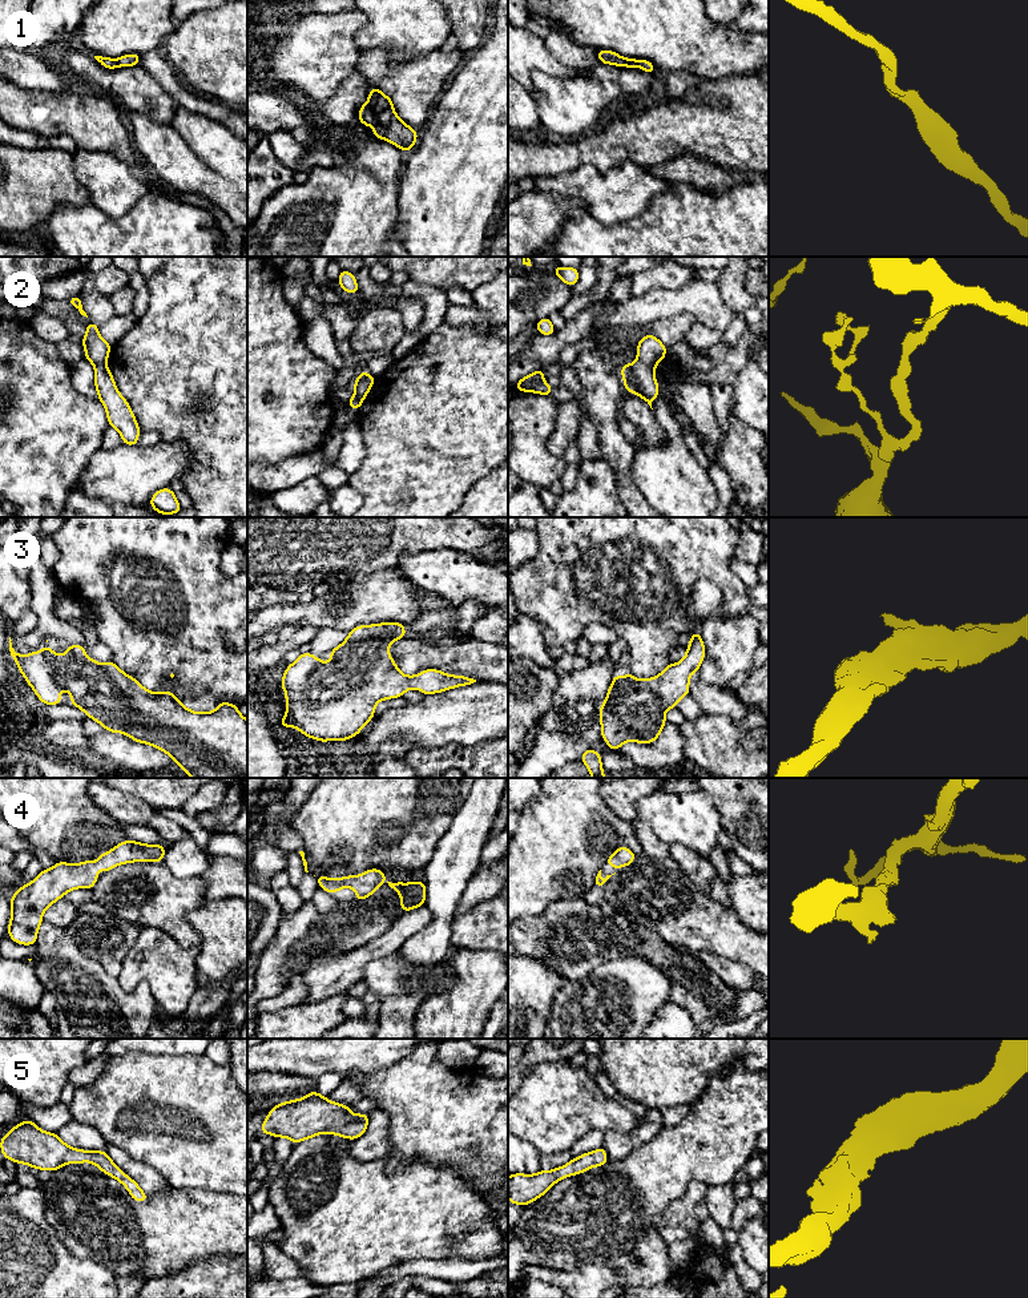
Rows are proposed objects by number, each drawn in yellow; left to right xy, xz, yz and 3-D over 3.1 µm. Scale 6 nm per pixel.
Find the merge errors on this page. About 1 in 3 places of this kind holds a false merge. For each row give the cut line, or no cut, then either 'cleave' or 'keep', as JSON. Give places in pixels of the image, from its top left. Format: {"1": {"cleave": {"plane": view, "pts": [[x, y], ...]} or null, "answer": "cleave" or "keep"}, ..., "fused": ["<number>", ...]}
{"1": {"cleave": null, "answer": "keep"}, "2": {"cleave": {"plane": "yz", "pts": [[637, 358], [653, 369]]}, "answer": "cleave"}, "3": {"cleave": null, "answer": "keep"}, "4": {"cleave": null, "answer": "keep"}, "5": {"cleave": null, "answer": "keep"}, "fused": ["2"]}

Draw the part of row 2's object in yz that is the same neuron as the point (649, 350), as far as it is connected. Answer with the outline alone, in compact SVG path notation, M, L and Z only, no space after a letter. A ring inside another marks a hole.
M649 334L640 339L637 344L637 359L656 368L656 366L665 356L666 356L666 346L662 344L658 338Z

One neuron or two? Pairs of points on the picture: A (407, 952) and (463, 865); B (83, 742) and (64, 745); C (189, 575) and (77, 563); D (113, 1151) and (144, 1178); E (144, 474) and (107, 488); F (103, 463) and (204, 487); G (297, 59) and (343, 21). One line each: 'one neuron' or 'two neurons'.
A: one neuron
B: one neuron
C: one neuron
D: one neuron
E: one neuron
F: two neurons
G: one neuron

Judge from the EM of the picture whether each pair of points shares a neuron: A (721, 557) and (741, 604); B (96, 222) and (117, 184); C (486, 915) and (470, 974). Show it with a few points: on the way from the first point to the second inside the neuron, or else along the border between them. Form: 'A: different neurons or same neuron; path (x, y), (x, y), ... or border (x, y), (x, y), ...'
A: same neuron; path (721, 569), (730, 583), (733, 592)
B: different neurons; border (89, 202), (113, 218), (121, 217), (133, 206)
C: different neurons; border (454, 947), (491, 948), (494, 951)

